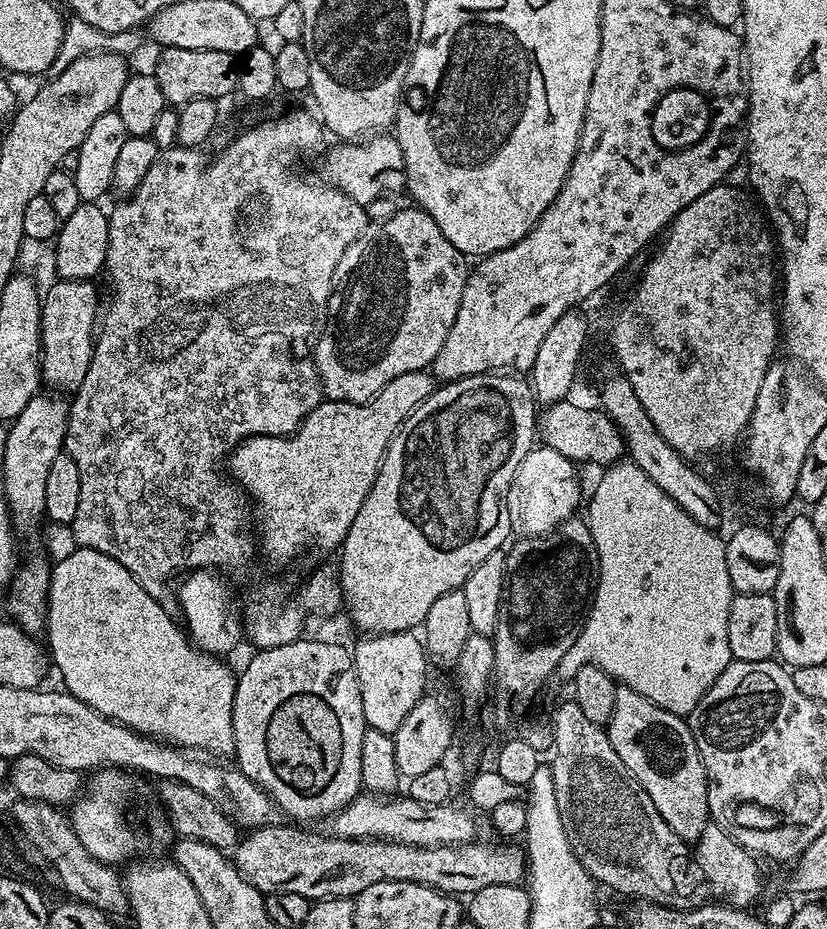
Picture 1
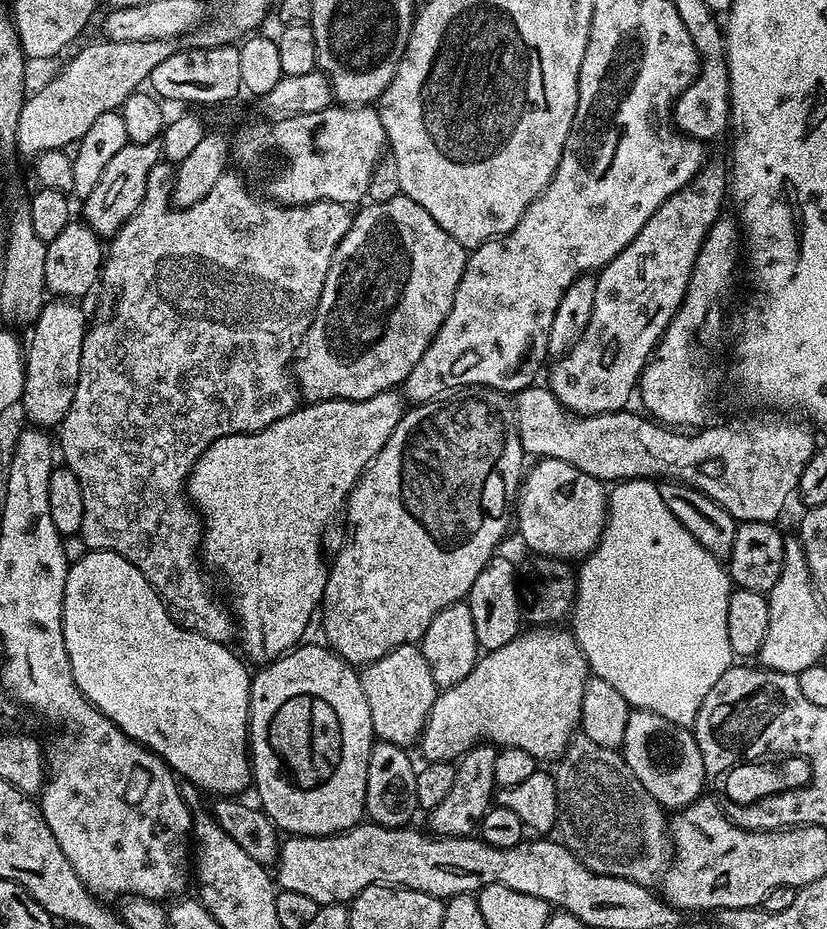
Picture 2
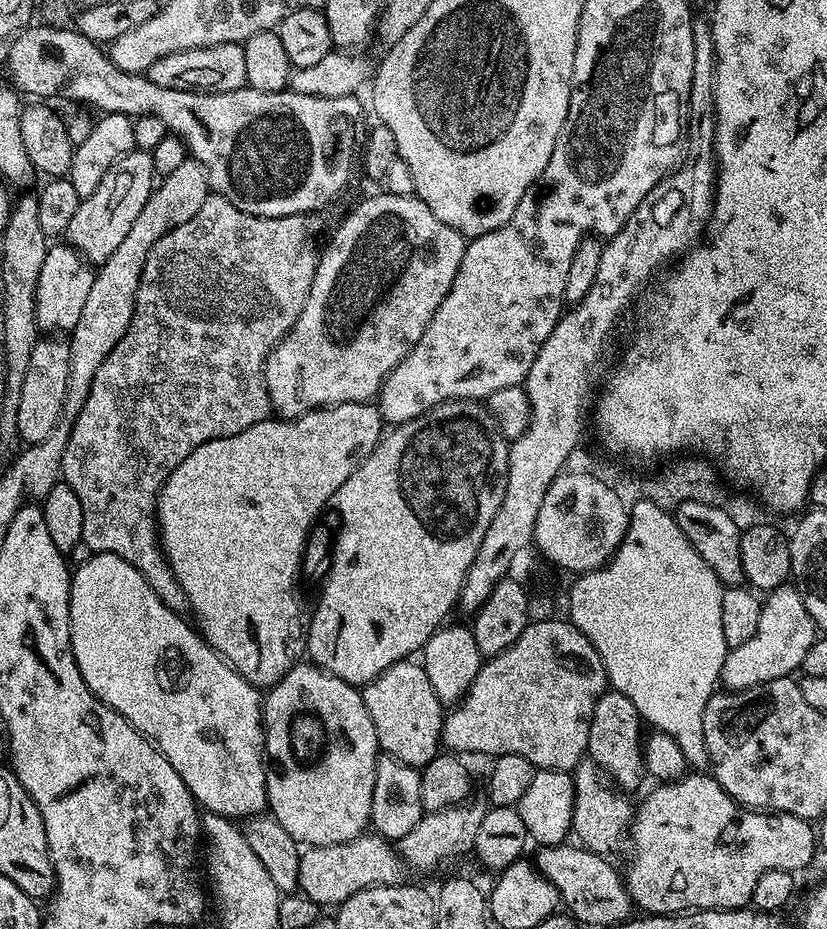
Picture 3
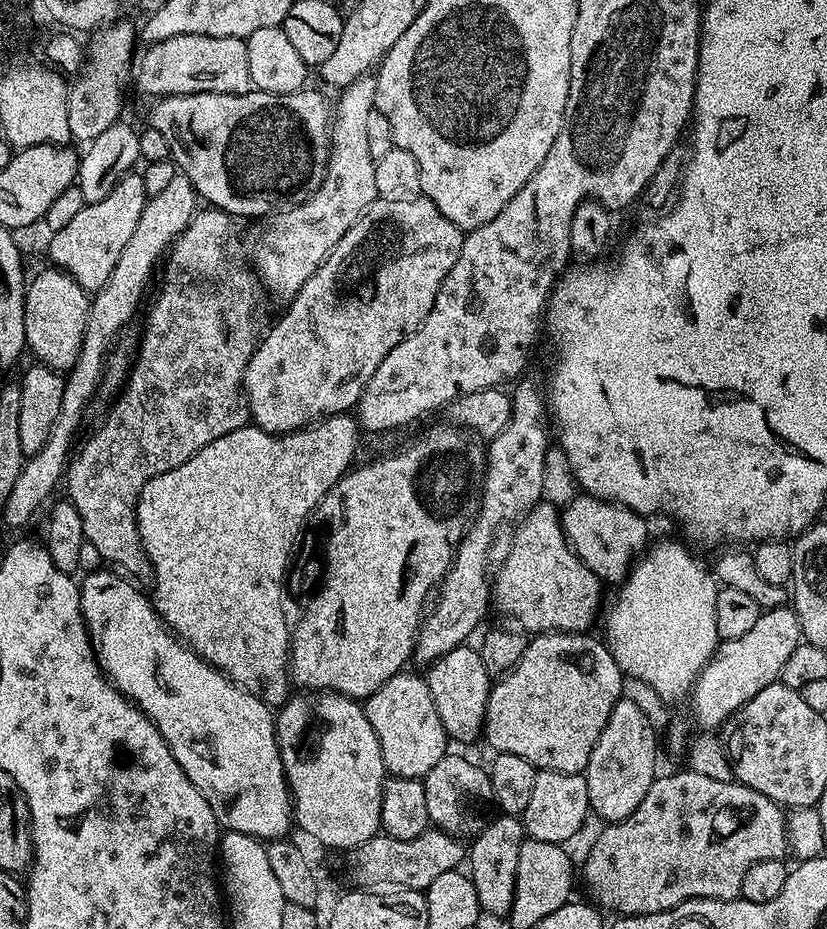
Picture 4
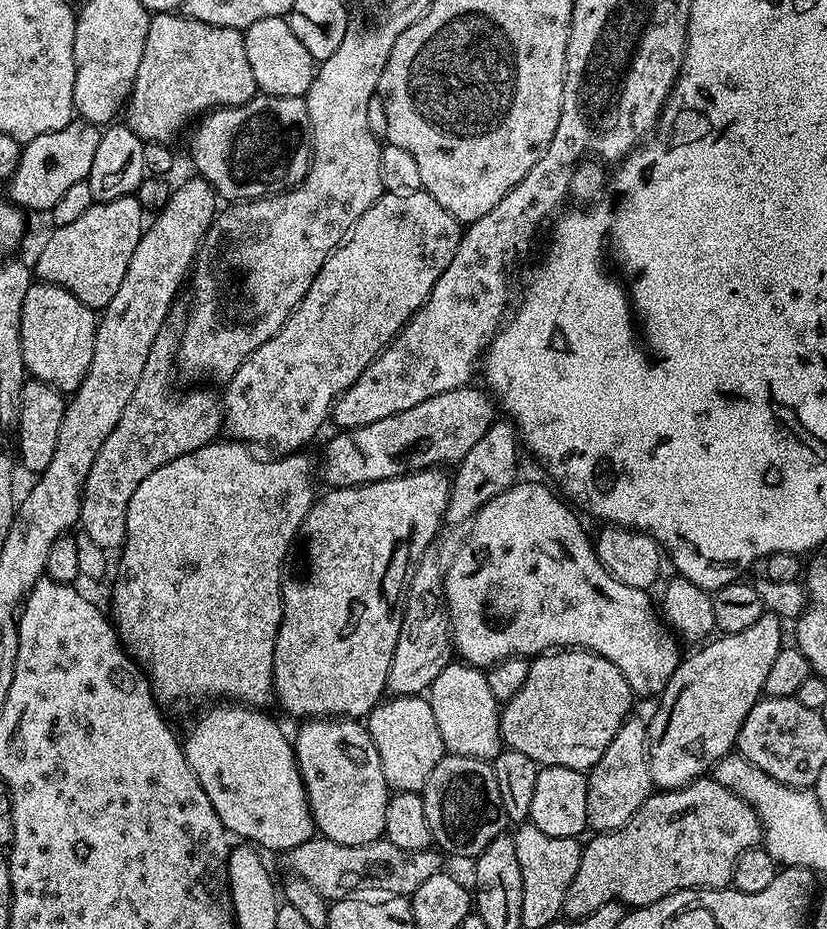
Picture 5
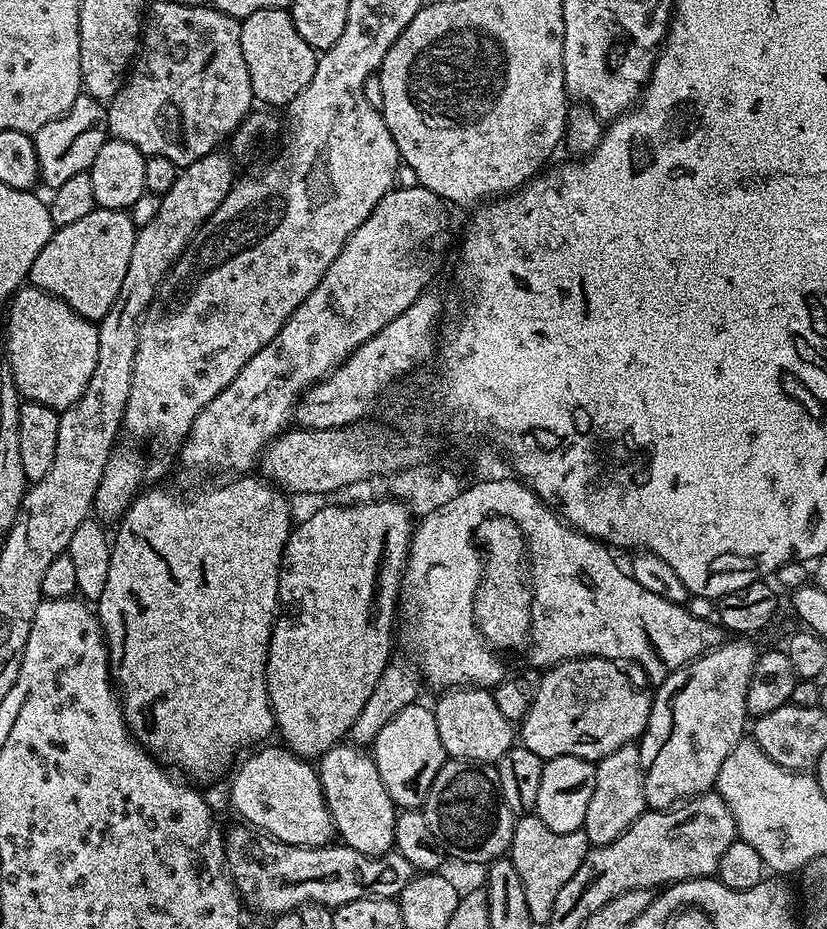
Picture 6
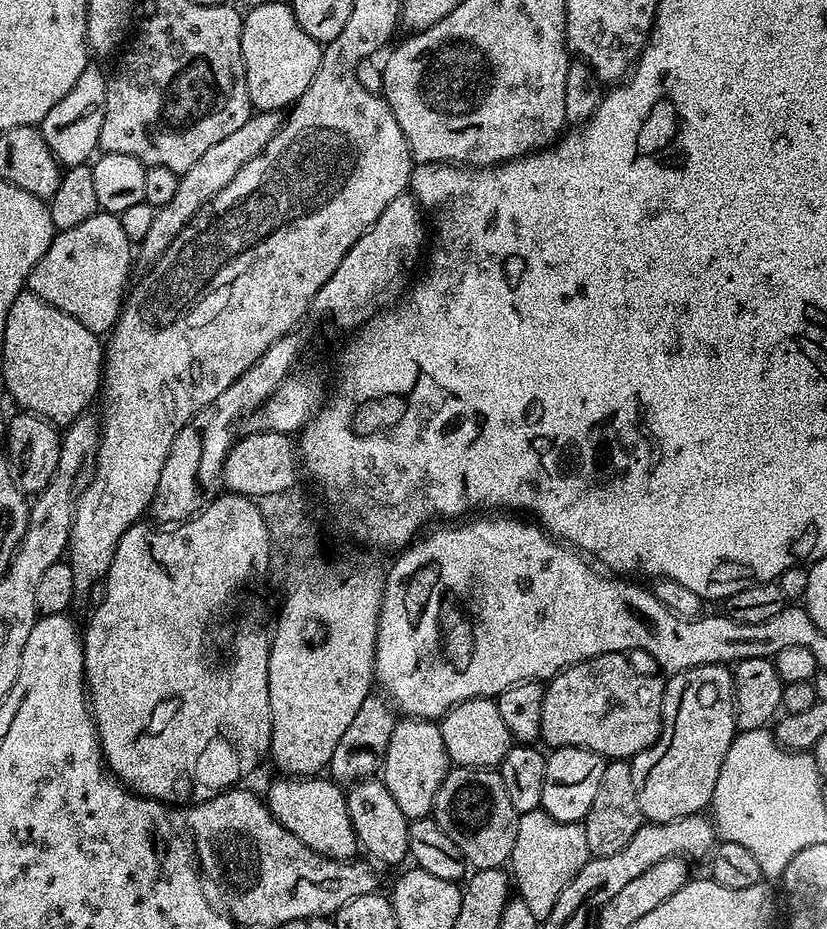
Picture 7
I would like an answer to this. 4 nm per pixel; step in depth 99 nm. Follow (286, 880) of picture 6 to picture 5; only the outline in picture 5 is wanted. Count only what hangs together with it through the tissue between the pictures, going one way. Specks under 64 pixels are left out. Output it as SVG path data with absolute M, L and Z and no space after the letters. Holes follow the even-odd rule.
M313 838L302 842L302 846L292 848L286 853L286 860L293 868L297 877L303 878L310 882L310 886L314 886L314 890L318 890L318 894L322 894L325 900L335 902L337 900L347 900L355 897L357 894L368 894L373 888L373 893L383 894L385 897L402 896L411 897L414 890L418 890L418 886L422 886L422 882L426 882L426 878L434 878L434 874L442 871L442 859L439 851L427 848L426 850L398 850L398 846L394 846L386 839L378 839L372 844L363 844L357 848L347 848L333 840L325 840L323 838Z

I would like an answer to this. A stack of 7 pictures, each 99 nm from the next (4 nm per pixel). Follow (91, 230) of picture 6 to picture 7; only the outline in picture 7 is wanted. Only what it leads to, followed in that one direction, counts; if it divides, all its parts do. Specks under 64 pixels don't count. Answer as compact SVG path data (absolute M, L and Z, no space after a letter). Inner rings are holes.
M100 210L86 222L53 235L46 254L30 270L26 288L42 302L82 322L86 330L108 334L116 327L126 301L132 256L134 260L134 244L126 238L119 215Z

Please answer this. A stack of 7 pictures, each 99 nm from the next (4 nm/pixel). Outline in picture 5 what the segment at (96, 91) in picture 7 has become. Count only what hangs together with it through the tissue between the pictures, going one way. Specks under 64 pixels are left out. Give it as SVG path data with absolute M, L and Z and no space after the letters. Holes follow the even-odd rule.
M74 118L62 130L50 134L38 134L38 138L20 149L18 170L7 181L6 193L17 208L32 212L51 213L52 207L74 186L74 182L88 179L90 166L94 166L94 154L98 151L101 129L81 118Z

